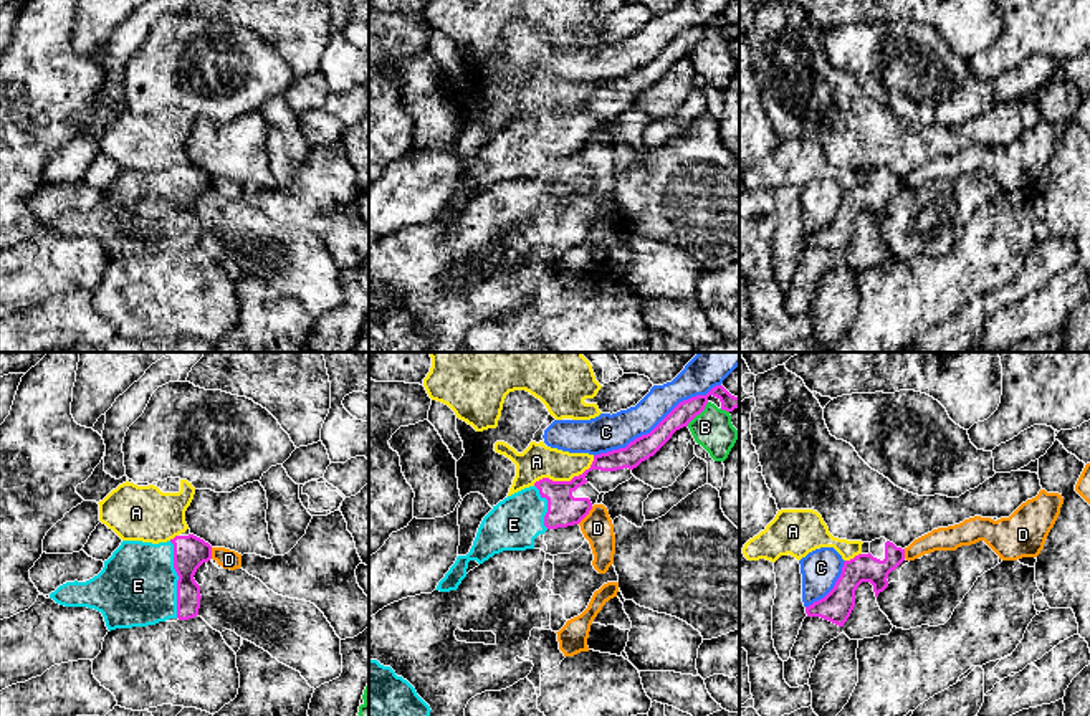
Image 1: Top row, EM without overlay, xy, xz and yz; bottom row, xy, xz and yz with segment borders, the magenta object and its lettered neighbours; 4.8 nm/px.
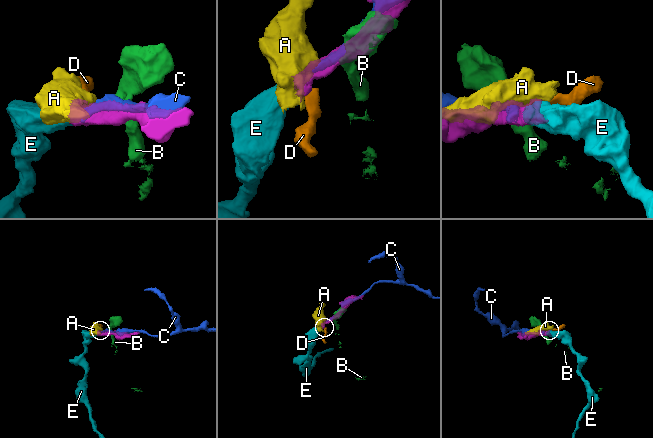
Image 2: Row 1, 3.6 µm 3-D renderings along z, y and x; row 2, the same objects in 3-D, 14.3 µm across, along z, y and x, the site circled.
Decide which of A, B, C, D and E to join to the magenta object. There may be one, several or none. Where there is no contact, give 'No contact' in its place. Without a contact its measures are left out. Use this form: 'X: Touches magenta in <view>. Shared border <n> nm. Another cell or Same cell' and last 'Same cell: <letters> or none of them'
A: Touches magenta in xz. Shared border 340 nm. Another cell
B: Touches magenta in xz. Shared border 160 nm. Another cell
C: Touches magenta in xz. Shared border 700 nm. Another cell
D: Touches magenta in xz. Shared border 120 nm. Another cell
E: Touches magenta in xy. Shared border 380 nm. Same cell
Same cell: E

